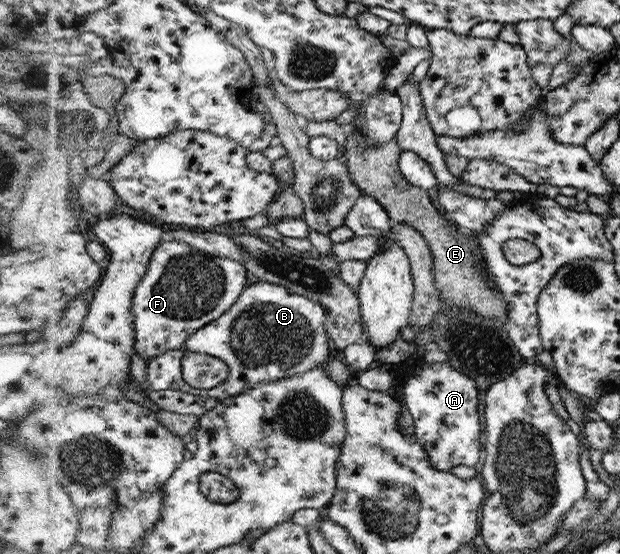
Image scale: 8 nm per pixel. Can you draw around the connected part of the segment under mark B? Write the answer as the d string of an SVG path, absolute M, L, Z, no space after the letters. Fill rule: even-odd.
M257 280L249 285L231 310L192 335L184 348L152 358L148 365L148 384L154 391L183 390L196 396L224 400L264 383L308 373L330 356L328 342L331 337L326 333L326 320L323 305L300 296L283 284ZM188 351L224 359L231 368L228 381L212 390L194 388L184 377L183 364Z

